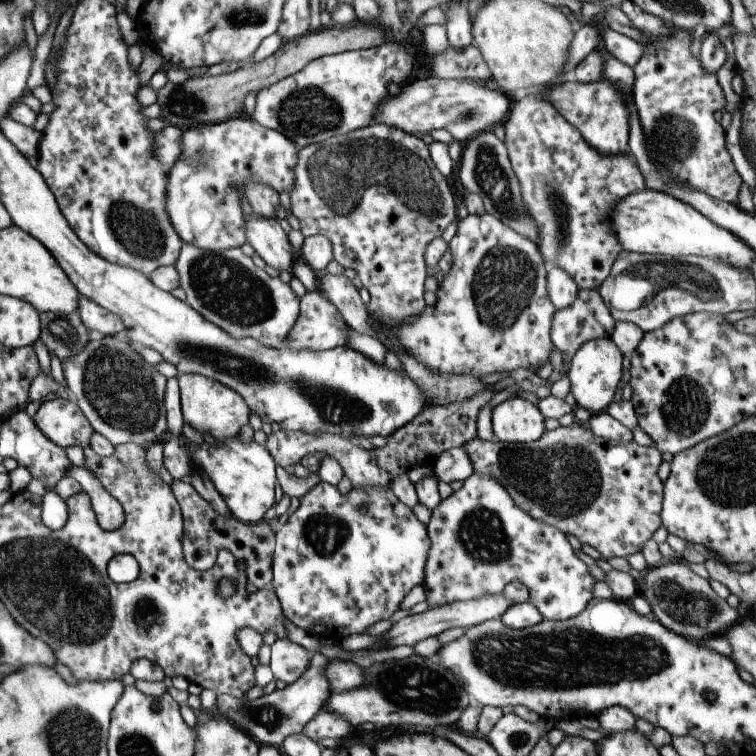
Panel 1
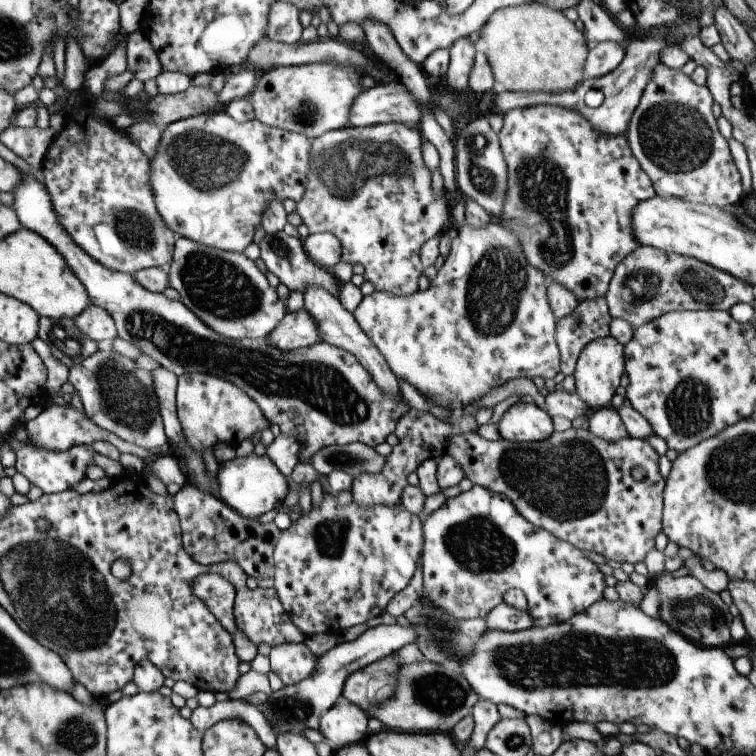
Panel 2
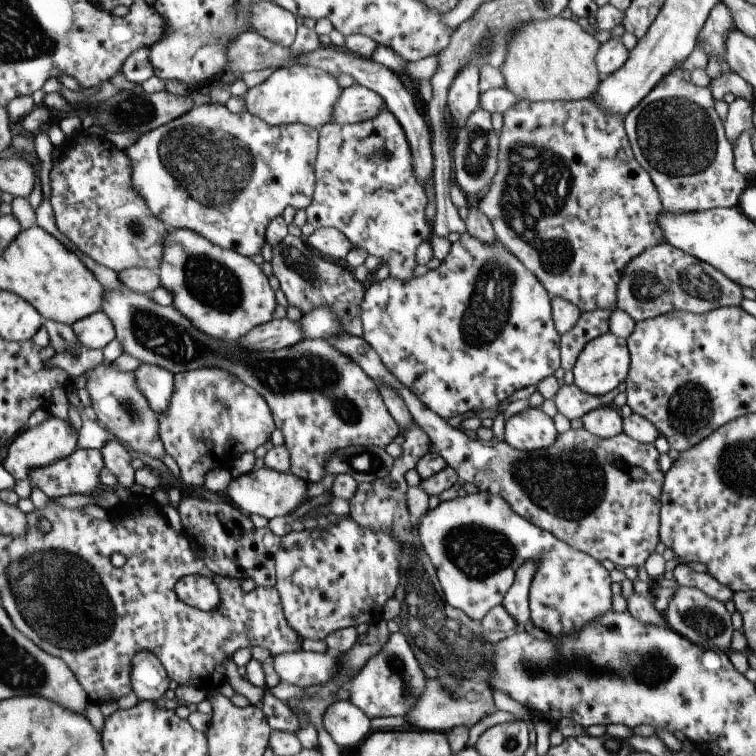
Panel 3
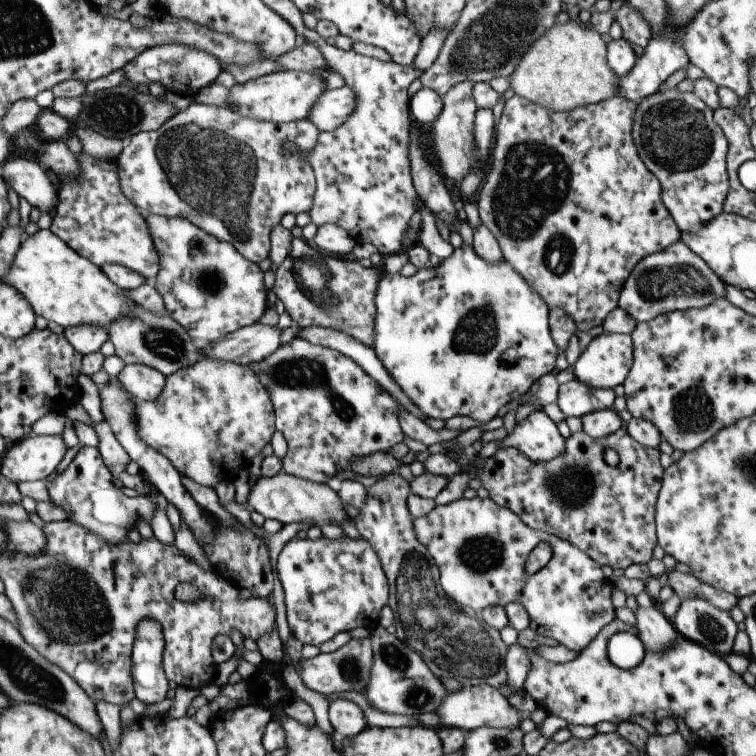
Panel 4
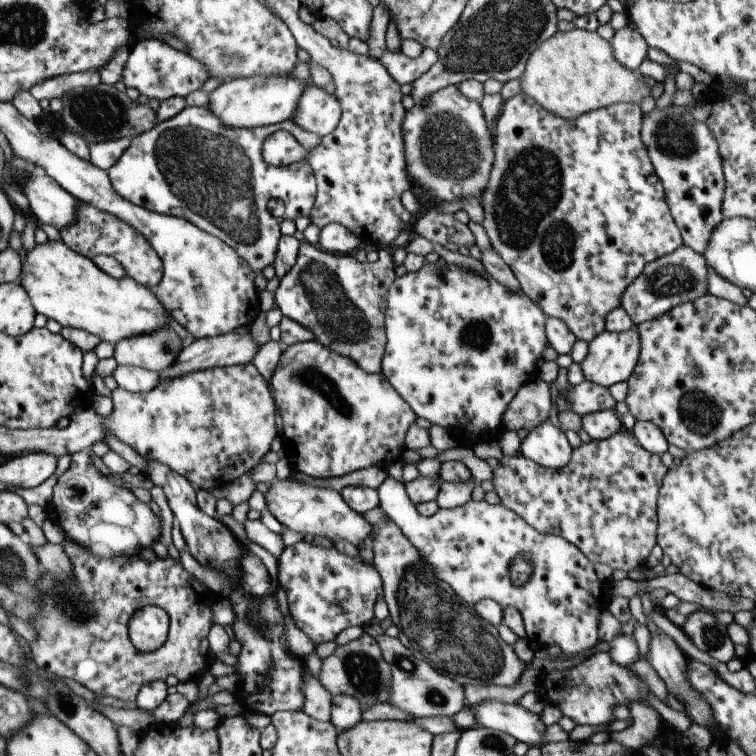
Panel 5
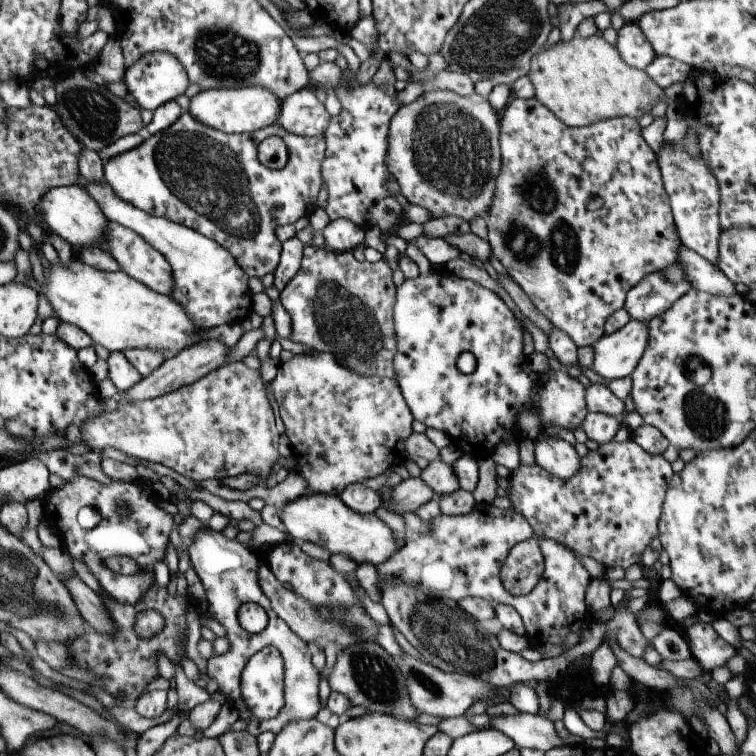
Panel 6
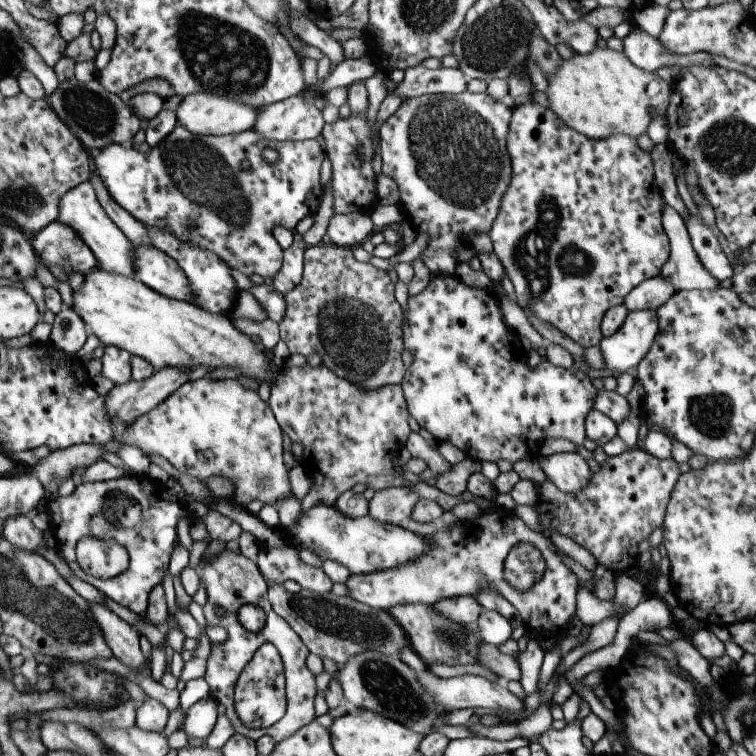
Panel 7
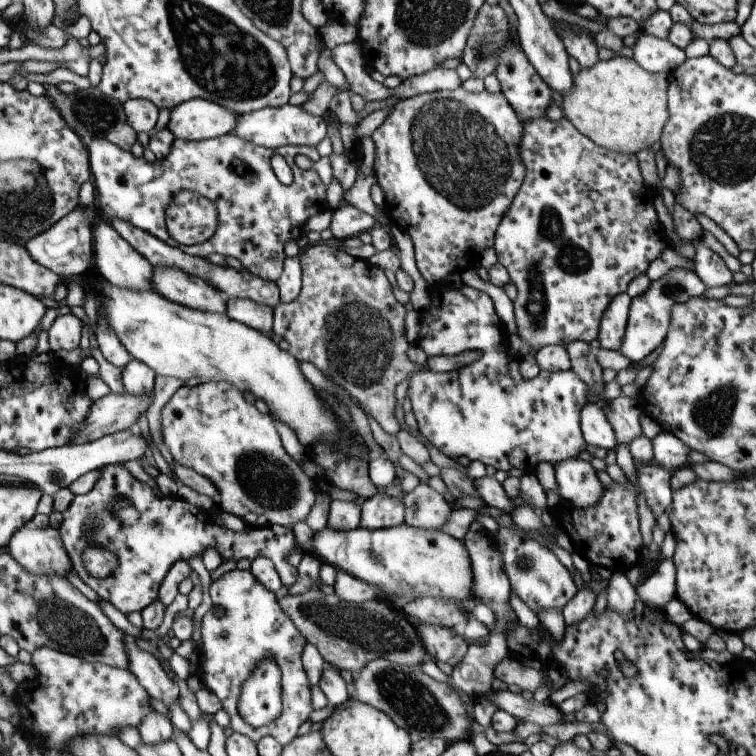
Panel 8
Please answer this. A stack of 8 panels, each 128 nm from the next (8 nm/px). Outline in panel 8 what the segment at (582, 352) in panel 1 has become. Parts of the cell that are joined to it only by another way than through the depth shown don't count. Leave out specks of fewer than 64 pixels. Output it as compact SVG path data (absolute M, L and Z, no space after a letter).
M677 266L677 268L669 270L667 274L663 274L661 278L651 280L645 293L631 299L623 340L621 340L618 350L619 354L623 354L631 364L638 363L639 360L645 358L663 342L667 328L669 328L669 310L671 310L673 303L681 304L690 298L697 298L705 292L705 289L699 277L687 267L679 268Z

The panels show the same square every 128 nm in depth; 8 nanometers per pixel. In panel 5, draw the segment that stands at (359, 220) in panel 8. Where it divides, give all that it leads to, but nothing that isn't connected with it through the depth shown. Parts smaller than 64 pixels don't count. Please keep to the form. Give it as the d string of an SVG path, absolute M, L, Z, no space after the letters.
M331 222L320 228L319 239L315 244L325 252L349 255L359 248L360 241L361 238L351 234L345 226Z

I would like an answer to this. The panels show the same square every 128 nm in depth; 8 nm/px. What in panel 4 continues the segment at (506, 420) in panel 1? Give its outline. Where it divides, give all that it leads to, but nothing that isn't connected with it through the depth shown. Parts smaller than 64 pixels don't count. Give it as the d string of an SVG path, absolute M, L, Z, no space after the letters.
M542 410L531 411L499 441L497 450L513 447L533 462L549 462L565 450L565 439Z

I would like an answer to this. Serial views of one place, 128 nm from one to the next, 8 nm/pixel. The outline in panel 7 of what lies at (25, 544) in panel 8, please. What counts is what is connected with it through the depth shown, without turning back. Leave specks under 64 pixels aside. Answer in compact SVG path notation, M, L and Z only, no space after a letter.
M11 516L3 522L1 536L15 548L23 552L36 553L37 549L45 548L41 530L37 529L27 516Z

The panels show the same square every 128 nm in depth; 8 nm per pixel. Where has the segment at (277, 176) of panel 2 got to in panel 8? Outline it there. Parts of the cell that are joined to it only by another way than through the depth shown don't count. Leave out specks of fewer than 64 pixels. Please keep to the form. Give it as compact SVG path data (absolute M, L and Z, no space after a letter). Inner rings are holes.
M233 133L221 135L212 139L189 141L173 139L167 156L155 159L155 162L145 162L143 157L135 158L130 152L121 150L117 145L103 138L93 138L86 146L89 174L96 194L96 209L98 213L109 220L118 218L129 222L131 226L151 234L153 238L161 240L169 246L181 249L189 256L199 256L207 259L209 254L217 252L227 258L235 258L244 270L251 272L263 280L275 282L283 270L285 255L283 244L289 240L296 240L305 233L304 224L307 218L311 218L318 212L329 210L326 200L326 186L324 186L313 169L302 170L294 163L294 157L303 154L311 162L319 160L317 150L307 145L287 145L271 150L262 146L255 146L252 142L245 142ZM273 154L279 154L289 166L292 174L292 182L289 185L279 183L269 166L269 159ZM179 190L191 190L202 192L205 198L209 198L217 208L217 226L209 240L196 245L180 245L171 240L165 230L163 212L167 202L179 192Z

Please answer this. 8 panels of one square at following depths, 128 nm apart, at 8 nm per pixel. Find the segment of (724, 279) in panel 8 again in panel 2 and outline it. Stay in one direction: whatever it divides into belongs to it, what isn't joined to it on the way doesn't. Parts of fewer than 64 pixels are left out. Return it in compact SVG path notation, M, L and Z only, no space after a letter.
M663 63L655 64L651 80L631 115L625 140L635 160L649 177L655 195L659 198L676 198L689 204L713 205L726 208L740 203L743 198L740 174L731 158L725 138L717 131L716 118L711 113L713 97L707 87L695 85L680 69L671 69Z

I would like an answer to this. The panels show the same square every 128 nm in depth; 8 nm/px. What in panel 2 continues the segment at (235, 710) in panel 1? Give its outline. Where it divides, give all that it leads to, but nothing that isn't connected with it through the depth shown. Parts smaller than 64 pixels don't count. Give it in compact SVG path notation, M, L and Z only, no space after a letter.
M414 622L409 626L399 626L397 623L395 625L378 624L367 628L351 642L339 642L329 652L317 657L315 670L311 672L309 678L297 684L283 685L279 690L271 691L271 696L266 696L260 711L267 720L267 724L275 734L283 732L302 734L305 728L318 730L319 718L341 698L343 683L349 674L391 652L396 652L405 644L414 642L418 638L418 631L417 623Z

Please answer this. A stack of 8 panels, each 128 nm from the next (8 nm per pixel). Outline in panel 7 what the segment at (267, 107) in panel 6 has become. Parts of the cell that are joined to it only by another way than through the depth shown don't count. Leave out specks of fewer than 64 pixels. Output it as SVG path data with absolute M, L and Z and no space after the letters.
M195 93L184 96L175 109L176 124L183 126L195 138L200 136L231 135L251 129L258 109L247 106L242 100L229 100L226 96Z

